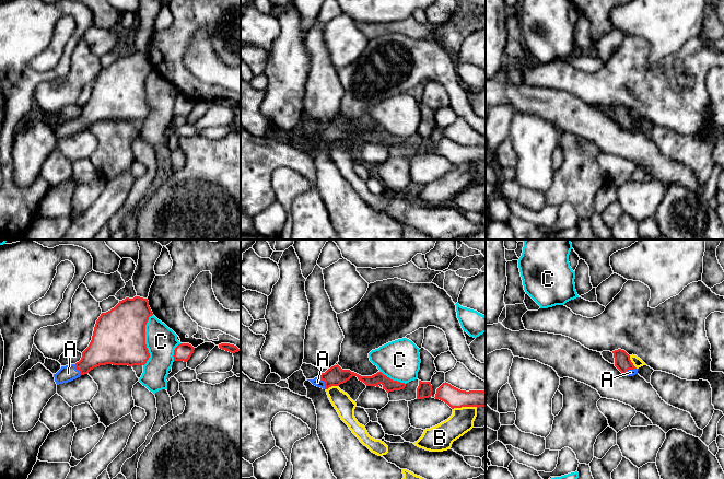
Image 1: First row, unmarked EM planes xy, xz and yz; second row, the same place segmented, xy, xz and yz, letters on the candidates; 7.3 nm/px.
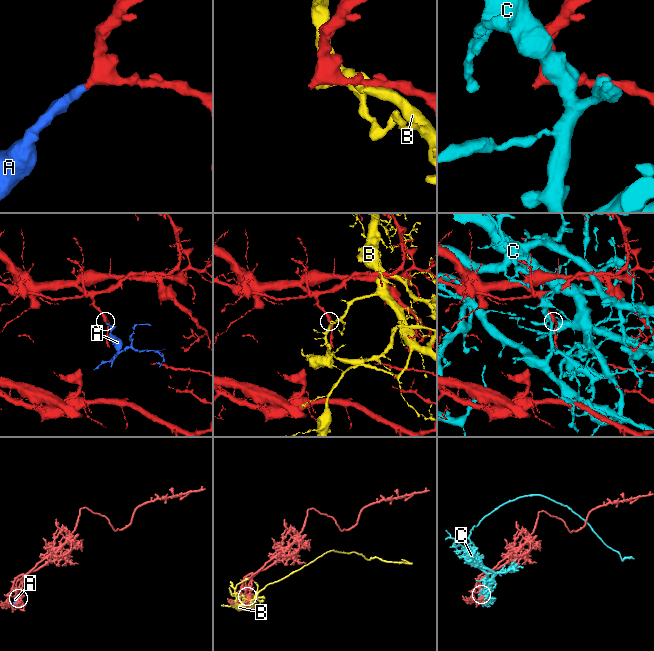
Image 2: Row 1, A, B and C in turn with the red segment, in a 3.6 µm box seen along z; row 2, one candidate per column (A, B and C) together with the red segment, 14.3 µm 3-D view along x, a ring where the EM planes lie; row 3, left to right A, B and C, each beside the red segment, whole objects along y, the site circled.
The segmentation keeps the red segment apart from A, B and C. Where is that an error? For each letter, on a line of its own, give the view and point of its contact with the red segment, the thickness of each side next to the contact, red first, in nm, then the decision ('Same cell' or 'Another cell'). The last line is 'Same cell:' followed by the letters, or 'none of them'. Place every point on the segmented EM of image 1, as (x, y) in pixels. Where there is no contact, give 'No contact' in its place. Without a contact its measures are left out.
A: Touches red at xz (325, 383). Thickness 140 nm (red) against 70 nm. Same cell
B: Touches red at xz (465, 406). Thickness 140 nm (red) against 170 nm. Another cell
C: Touches red at xy (144, 340). Thickness 380 nm (red) against 220 nm. Another cell
Same cell: A

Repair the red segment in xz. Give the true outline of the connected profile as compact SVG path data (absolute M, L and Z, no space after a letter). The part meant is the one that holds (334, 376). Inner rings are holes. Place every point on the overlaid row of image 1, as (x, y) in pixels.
M338 364L328 369L325 373L320 373L319 376L314 379L307 379L313 385L320 387L323 389L328 389L331 386L339 386L340 384L346 383L352 376L357 376L359 381L363 382L366 386L376 386L383 385L383 389L387 393L394 390L400 390L406 387L405 383L393 381L382 372L377 372L372 376L361 376L350 370L342 370Z

